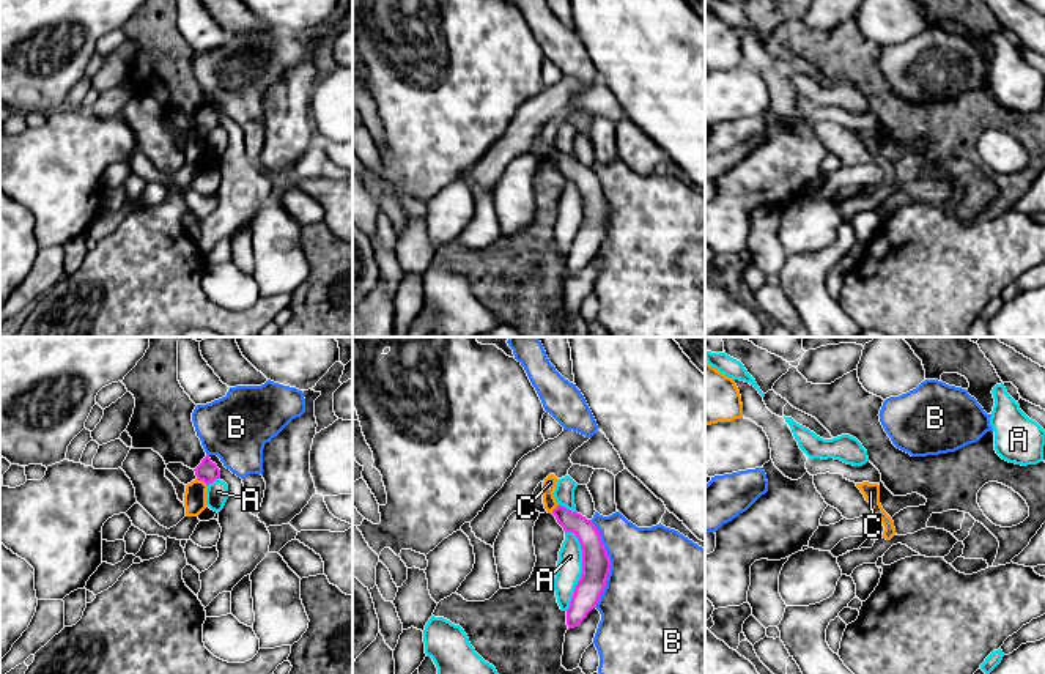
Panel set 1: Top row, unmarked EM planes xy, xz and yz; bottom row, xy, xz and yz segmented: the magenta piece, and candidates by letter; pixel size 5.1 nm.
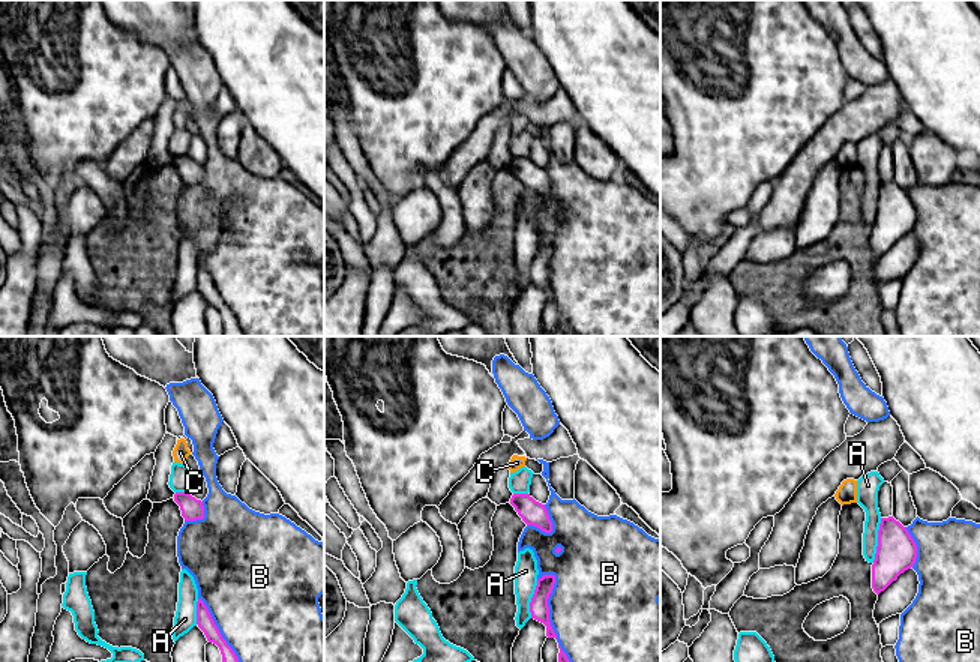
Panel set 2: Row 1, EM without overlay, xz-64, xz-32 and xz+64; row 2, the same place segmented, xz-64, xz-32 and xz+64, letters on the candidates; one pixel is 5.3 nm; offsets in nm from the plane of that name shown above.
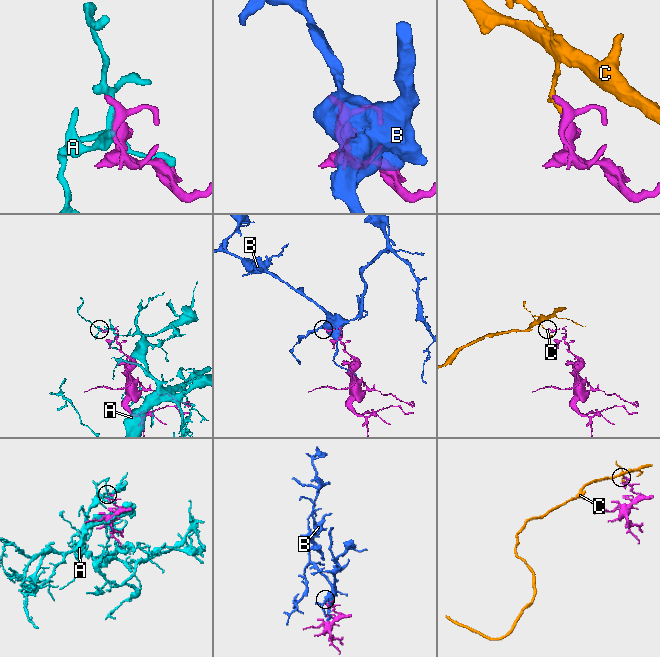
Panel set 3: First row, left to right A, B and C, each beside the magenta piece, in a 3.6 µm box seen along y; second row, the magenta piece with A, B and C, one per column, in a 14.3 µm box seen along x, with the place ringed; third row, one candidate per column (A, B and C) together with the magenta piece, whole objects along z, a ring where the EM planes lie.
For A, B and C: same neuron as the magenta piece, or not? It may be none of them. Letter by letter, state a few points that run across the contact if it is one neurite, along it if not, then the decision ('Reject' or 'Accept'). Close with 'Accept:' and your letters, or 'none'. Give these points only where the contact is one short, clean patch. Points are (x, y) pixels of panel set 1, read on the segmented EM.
A: Reject
B: Reject
C: Line: xy (197, 477), (206, 485). Reject
Accept: none

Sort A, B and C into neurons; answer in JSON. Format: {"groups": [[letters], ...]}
{"groups": [["A"], ["B"], ["C"]]}

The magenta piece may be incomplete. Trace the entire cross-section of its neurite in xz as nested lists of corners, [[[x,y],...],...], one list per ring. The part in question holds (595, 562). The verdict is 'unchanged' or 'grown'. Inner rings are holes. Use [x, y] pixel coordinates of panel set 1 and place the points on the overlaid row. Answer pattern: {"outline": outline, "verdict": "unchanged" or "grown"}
{"outline": [[[560,504],[552,510],[552,515],[565,534],[573,532],[578,537],[582,550],[582,575],[567,609],[567,625],[570,630],[578,627],[596,606],[606,587],[611,559],[592,520]]], "verdict": "unchanged"}

